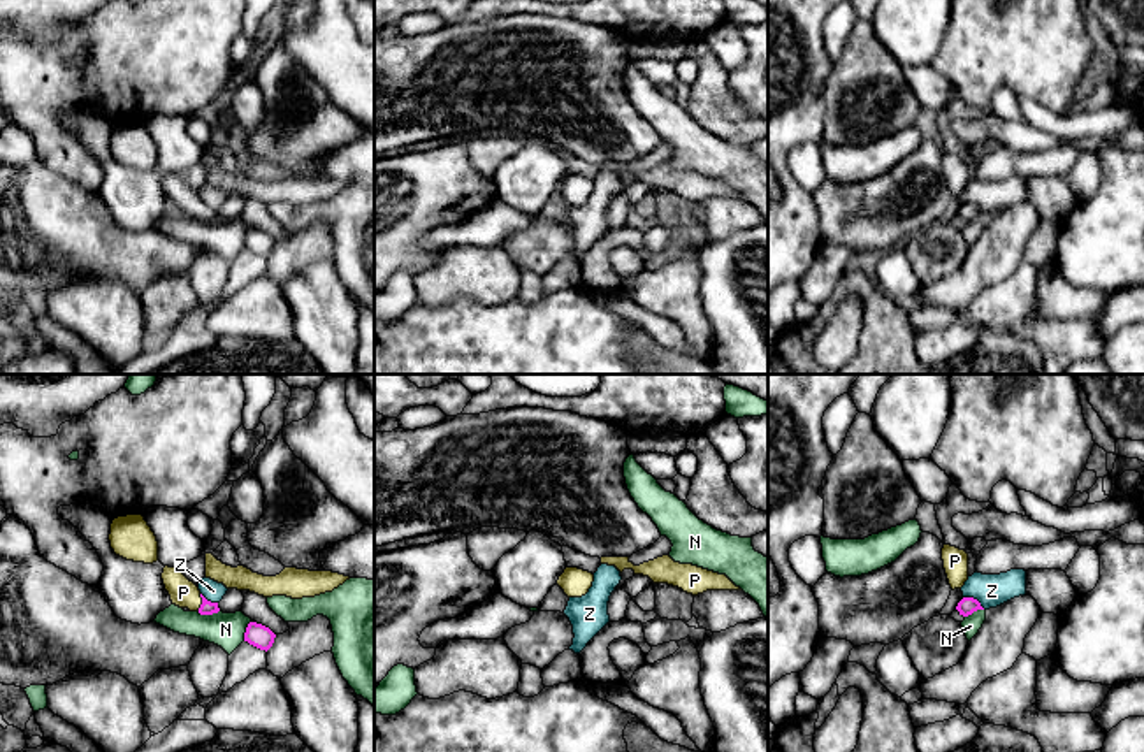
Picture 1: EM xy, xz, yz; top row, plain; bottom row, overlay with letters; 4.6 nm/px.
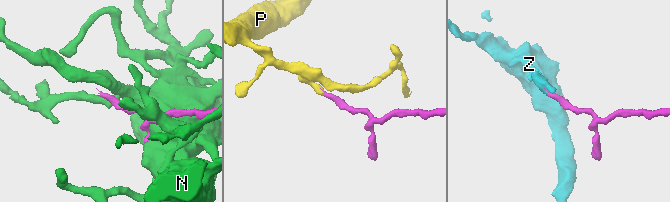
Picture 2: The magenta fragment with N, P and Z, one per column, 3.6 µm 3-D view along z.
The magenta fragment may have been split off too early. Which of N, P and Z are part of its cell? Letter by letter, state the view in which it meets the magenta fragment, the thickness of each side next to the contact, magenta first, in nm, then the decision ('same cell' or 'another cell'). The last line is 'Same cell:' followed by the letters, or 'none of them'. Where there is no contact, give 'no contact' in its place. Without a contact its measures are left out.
N: meets magenta in xy; 60 nm thick on the magenta side, 160 nm on the other; another cell
P: meets magenta in xy; 60 nm thick on the magenta side, 130 nm on the other; same cell
Z: meets magenta in yz; 80 nm thick on the magenta side, 150 nm on the other; another cell
Same cell: P

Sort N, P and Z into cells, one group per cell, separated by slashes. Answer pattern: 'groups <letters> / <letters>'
groups N / P / Z

